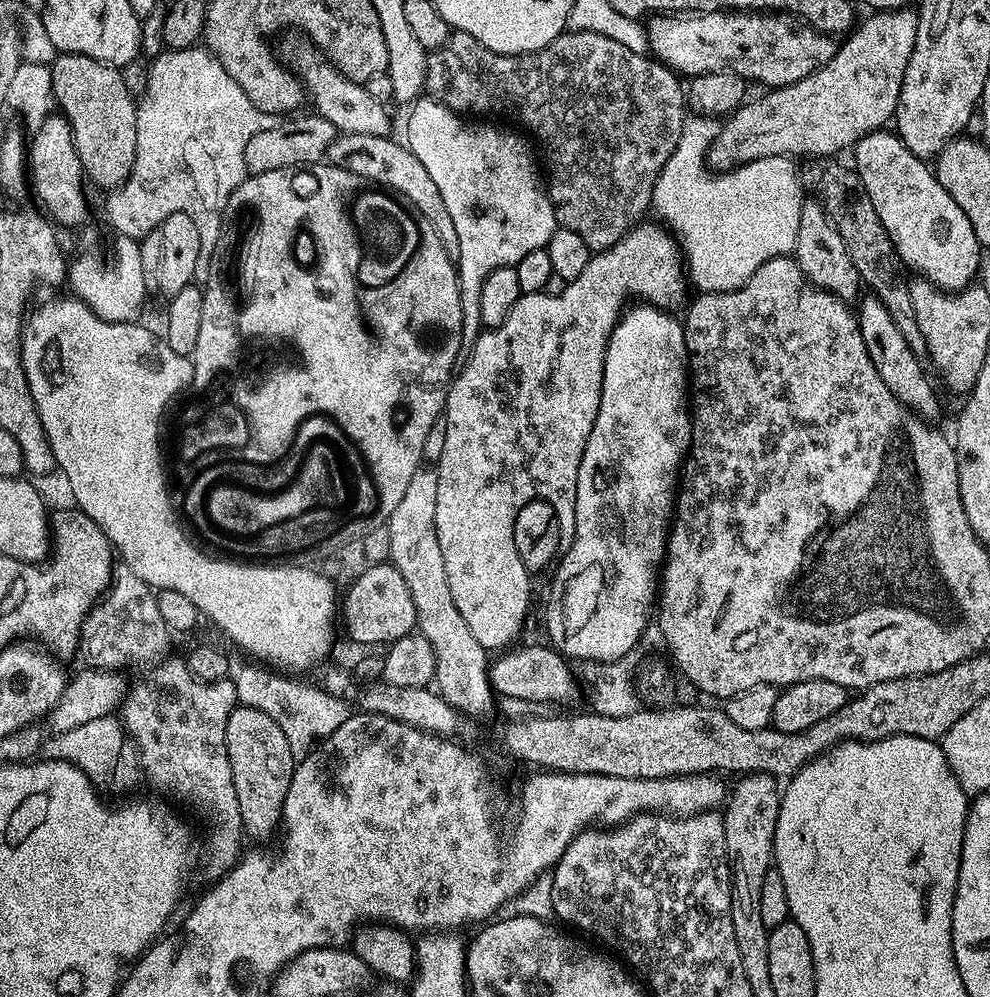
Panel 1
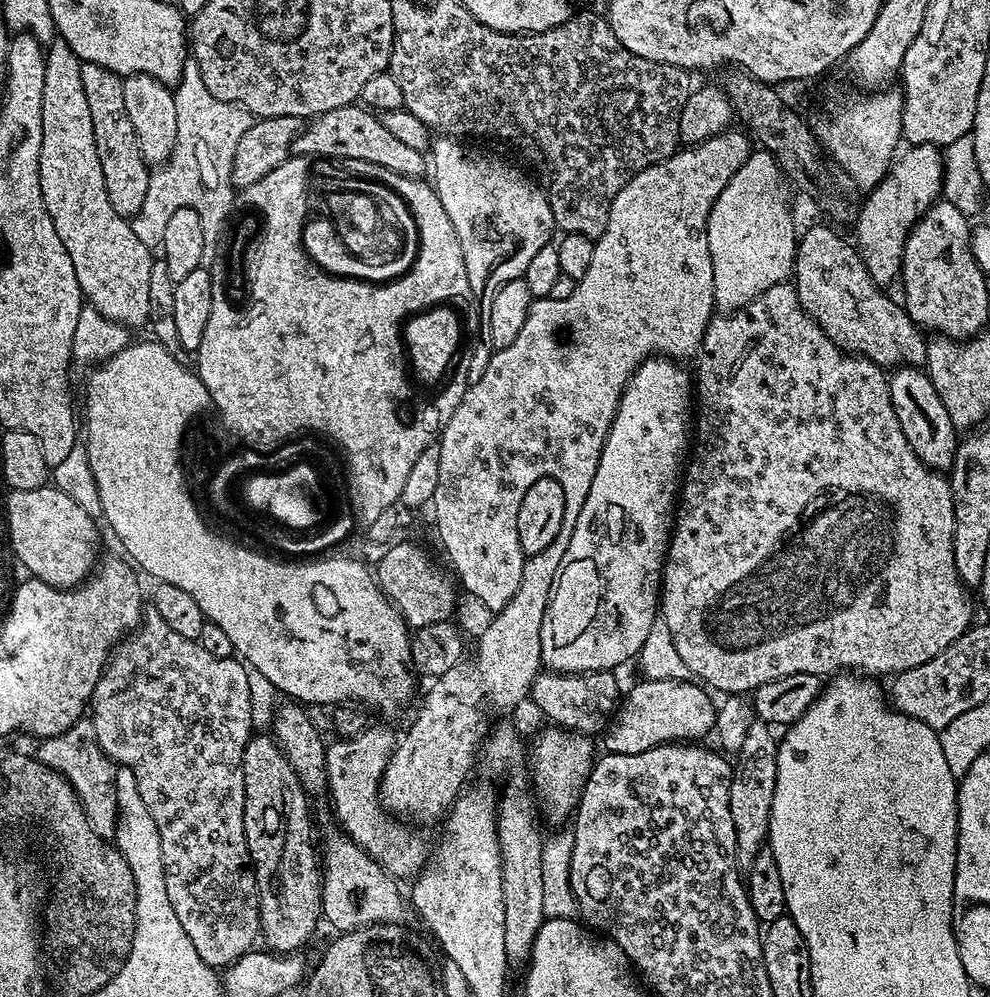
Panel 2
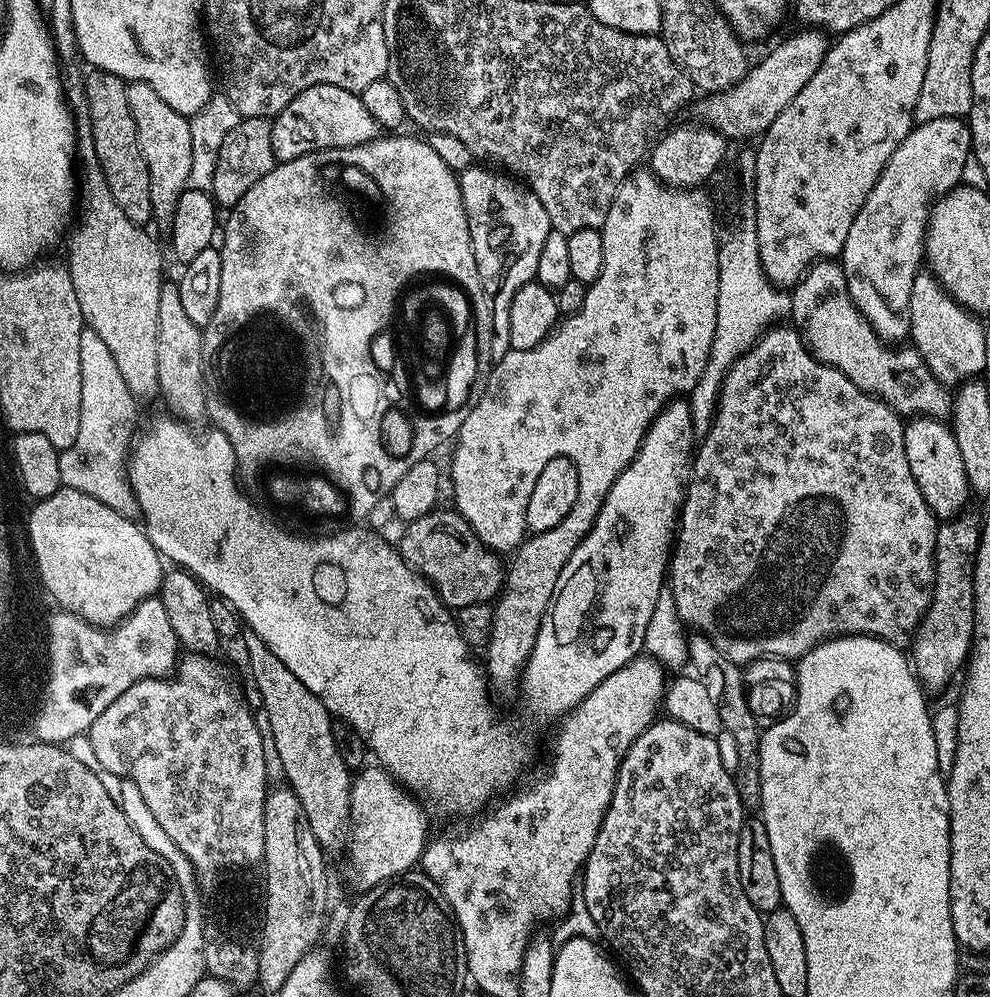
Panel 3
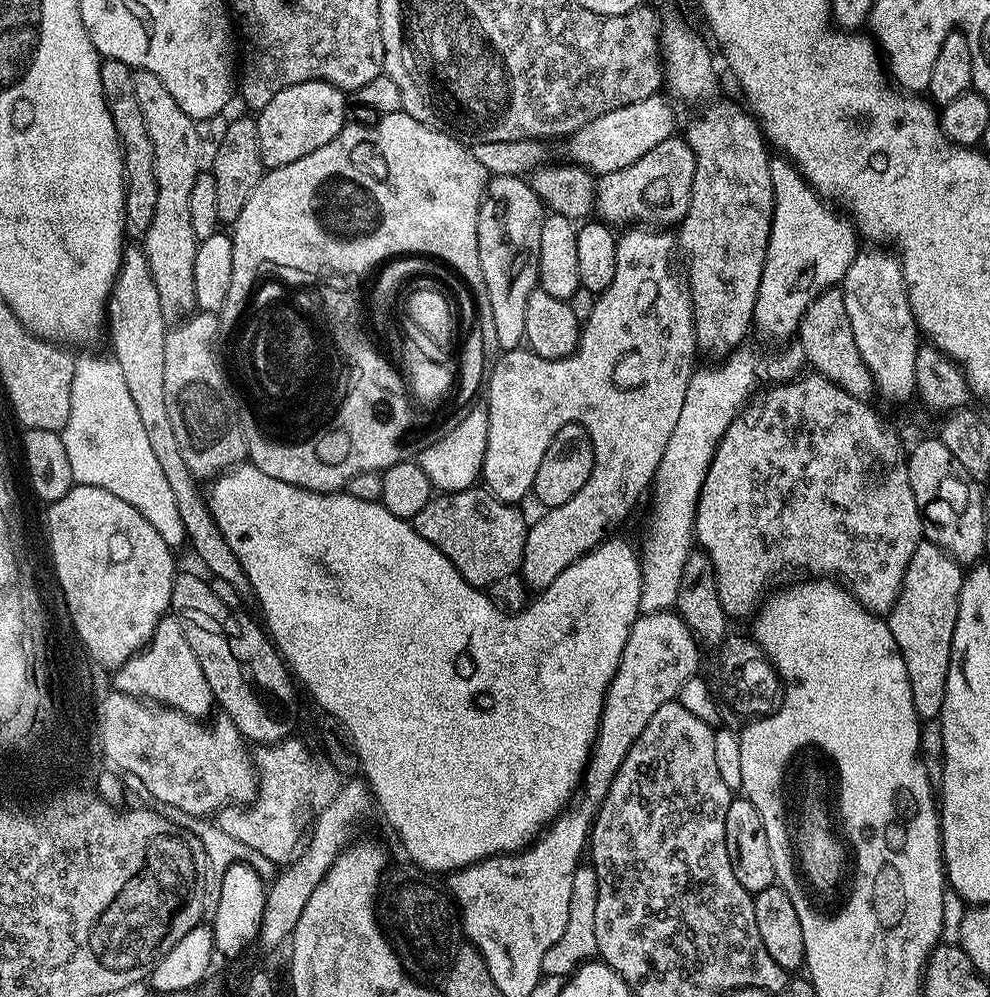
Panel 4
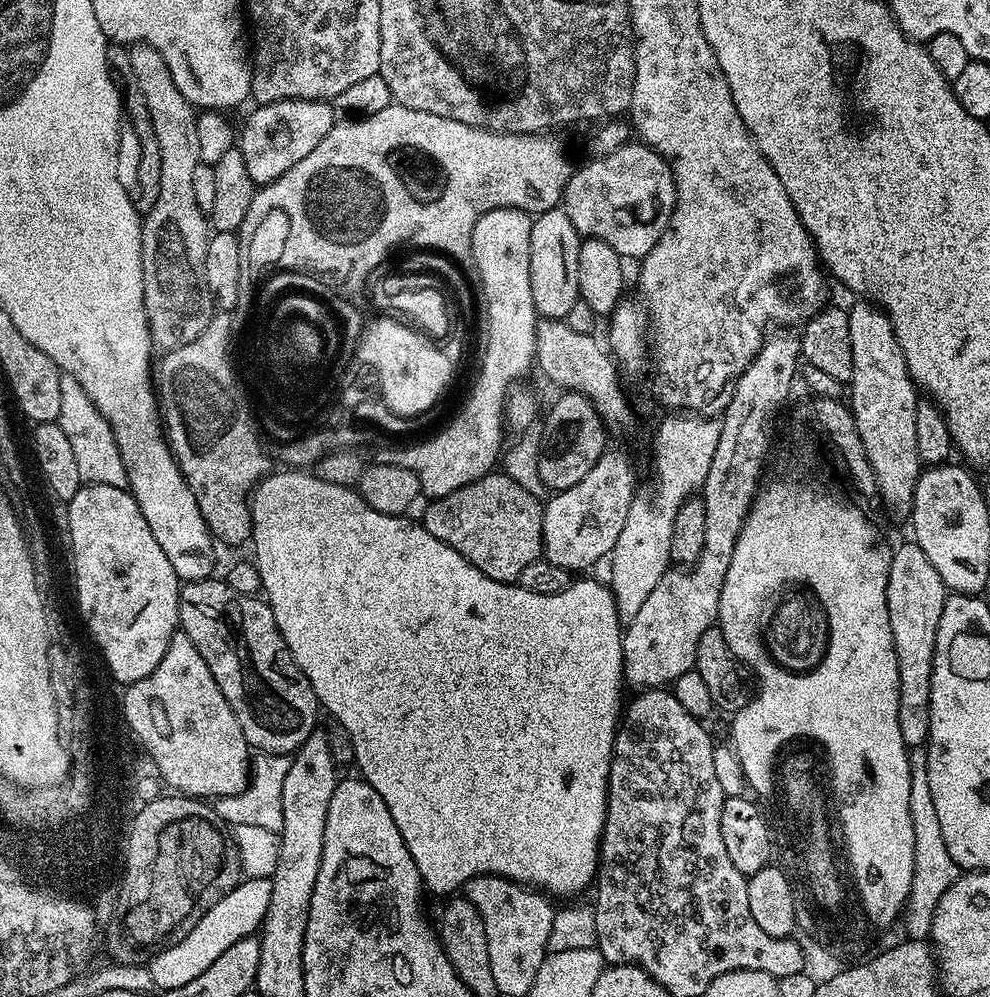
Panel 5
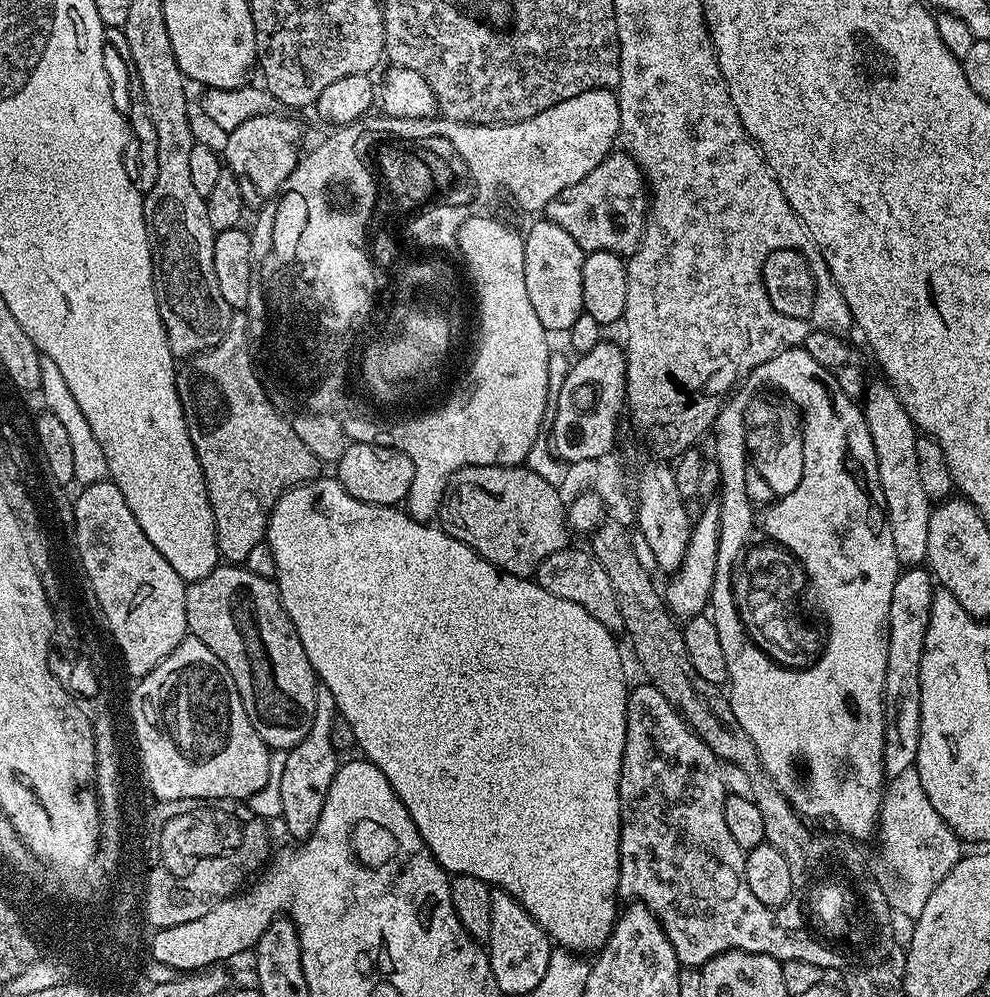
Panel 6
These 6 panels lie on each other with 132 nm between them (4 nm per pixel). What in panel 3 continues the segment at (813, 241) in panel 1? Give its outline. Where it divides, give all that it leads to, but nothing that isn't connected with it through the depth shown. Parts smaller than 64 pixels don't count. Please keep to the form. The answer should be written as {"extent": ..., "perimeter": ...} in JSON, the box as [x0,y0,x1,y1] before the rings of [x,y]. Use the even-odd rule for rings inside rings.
{"extent":[790,259,953,421],"perimeter":[[[835,259],[817,260],[794,285],[790,295],[791,323],[815,360],[846,374],[858,390],[877,396],[901,417],[929,416],[942,421],[951,417],[953,393],[949,385],[930,374],[930,366],[926,366],[916,348],[904,346],[899,352],[896,349],[899,347],[881,340],[850,298],[843,263]]]}

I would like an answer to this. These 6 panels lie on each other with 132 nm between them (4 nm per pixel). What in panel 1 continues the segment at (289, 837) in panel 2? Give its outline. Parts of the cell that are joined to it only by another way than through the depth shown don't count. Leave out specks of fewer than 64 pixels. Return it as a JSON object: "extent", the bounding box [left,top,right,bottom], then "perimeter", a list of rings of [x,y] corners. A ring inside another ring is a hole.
{"extent":[226,704,297,842],"perimeter":[[[238,704],[226,724],[226,746],[243,831],[247,835],[249,832],[256,842],[264,842],[260,840],[270,839],[275,832],[277,835],[281,827],[286,794],[297,765],[288,738],[266,712]]]}

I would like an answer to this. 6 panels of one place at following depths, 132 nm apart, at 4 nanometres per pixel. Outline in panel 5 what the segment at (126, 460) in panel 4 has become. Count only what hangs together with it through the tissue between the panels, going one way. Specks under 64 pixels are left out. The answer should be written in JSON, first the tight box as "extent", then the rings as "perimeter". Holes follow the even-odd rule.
{"extent":[58,375,128,488],"perimeter":[[[61,375],[60,389],[62,390],[62,402],[58,423],[70,442],[75,465],[78,466],[83,483],[127,488],[128,479],[126,470],[122,466],[122,456],[106,418],[102,418],[102,414],[94,406],[94,402],[90,402],[90,398],[86,398],[86,390],[82,390],[82,386],[78,386],[78,382],[74,382],[74,378]]]}

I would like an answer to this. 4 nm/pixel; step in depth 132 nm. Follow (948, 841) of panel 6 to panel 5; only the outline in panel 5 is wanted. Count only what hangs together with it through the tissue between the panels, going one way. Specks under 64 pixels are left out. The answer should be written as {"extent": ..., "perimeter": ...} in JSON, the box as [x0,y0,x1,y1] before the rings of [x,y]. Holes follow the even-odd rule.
{"extent":[902,745,962,940],"perimeter":[[[920,745],[909,751],[908,761],[911,764],[910,812],[915,832],[915,874],[911,884],[911,894],[902,916],[902,925],[909,940],[923,940],[931,935],[933,914],[942,894],[962,875],[946,848],[942,830],[939,828],[938,814],[934,811],[934,798],[931,797],[928,750]]]}

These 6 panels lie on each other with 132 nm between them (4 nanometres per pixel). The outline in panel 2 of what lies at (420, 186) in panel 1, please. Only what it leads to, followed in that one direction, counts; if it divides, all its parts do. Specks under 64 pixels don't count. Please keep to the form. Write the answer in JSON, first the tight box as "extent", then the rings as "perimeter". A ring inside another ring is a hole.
{"extent":[292,104,426,177],"perimeter":[[[347,104],[345,108],[330,110],[321,116],[311,117],[301,127],[300,133],[292,143],[292,152],[297,156],[307,156],[309,158],[337,158],[341,156],[344,160],[364,160],[365,165],[377,164],[388,169],[389,173],[397,176],[423,177],[426,172],[426,156],[424,152],[410,150],[410,146],[404,145],[399,138],[394,138],[386,126],[382,126],[379,117],[369,109],[356,104]]]}

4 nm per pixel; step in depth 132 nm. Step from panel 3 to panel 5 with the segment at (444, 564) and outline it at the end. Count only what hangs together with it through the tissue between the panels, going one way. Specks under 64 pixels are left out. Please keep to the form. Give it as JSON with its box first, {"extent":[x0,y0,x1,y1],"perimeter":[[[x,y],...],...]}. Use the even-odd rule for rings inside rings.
{"extent":[422,471,544,581],"perimeter":[[[503,471],[481,474],[476,480],[465,482],[458,490],[435,497],[429,504],[432,505],[422,517],[424,528],[434,534],[438,542],[446,542],[478,566],[486,578],[519,581],[522,570],[526,570],[530,562],[541,559],[544,551],[544,504],[541,497],[518,486],[518,482],[505,476]]]}

